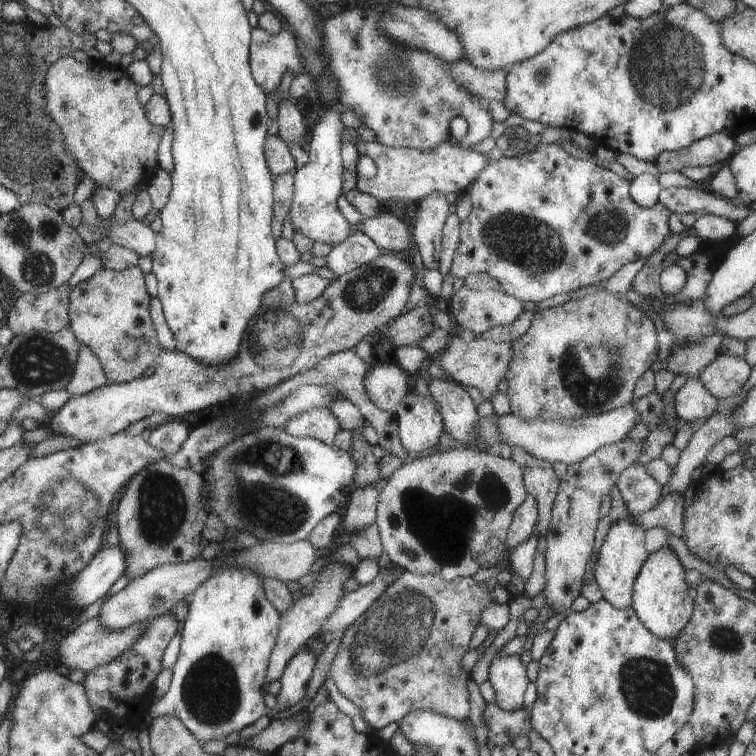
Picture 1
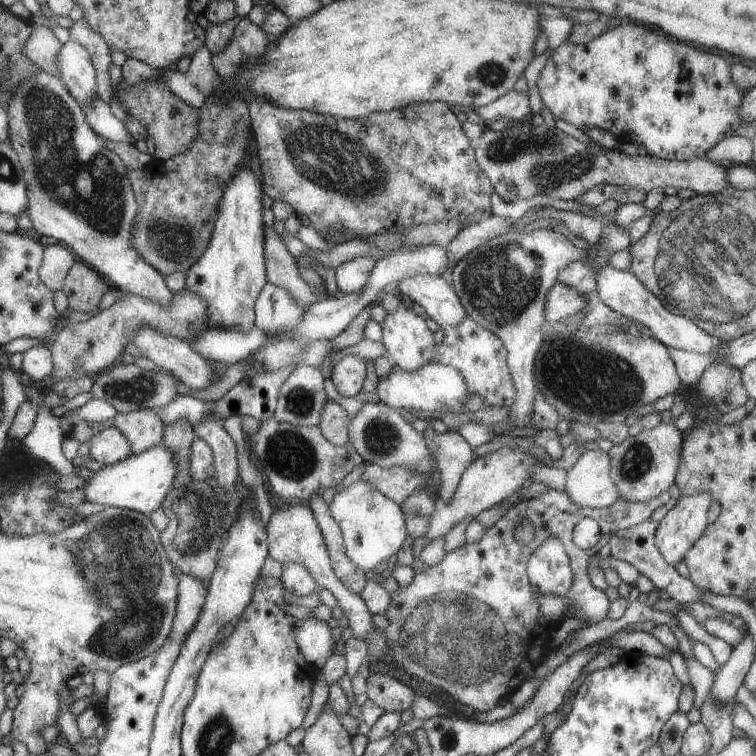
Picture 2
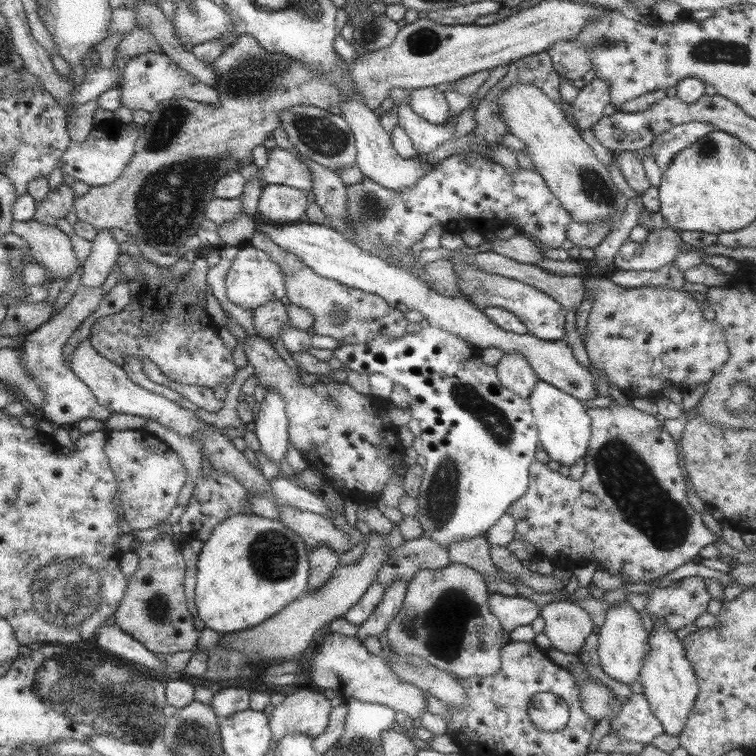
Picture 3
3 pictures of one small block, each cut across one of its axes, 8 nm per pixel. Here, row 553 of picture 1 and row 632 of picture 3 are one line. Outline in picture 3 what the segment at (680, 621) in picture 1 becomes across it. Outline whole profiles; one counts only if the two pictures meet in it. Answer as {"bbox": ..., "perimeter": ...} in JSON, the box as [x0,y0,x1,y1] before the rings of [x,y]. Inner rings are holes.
{"bbox":[638,621,698,736],"perimeter":[[[651,621],[653,630],[650,633],[649,650],[641,662],[638,682],[643,687],[641,694],[647,700],[649,711],[663,726],[663,733],[667,736],[678,736],[681,728],[685,727],[698,696],[697,679],[691,662],[683,656],[681,642],[675,638],[675,634],[663,622]]]}

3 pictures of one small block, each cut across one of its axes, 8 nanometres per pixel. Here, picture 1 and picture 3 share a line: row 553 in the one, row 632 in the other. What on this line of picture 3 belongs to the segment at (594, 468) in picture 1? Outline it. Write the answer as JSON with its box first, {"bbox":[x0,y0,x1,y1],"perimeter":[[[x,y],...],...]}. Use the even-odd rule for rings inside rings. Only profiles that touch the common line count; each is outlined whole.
{"bbox":[539,601,593,654],"perimeter":[[[558,601],[545,604],[539,614],[545,621],[542,633],[549,639],[550,647],[565,654],[579,654],[579,648],[593,630],[585,611],[574,602]]]}

